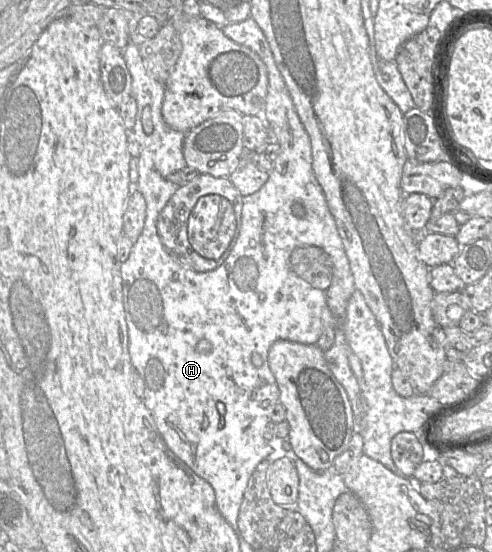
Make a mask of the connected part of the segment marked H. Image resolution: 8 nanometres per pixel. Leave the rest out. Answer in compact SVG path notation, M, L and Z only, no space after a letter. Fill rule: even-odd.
M249 17L248 19L242 21L242 22L238 22L238 23L228 23L227 25L225 26L220 26L220 28L222 28L222 31L223 33L228 37L230 38L232 41L240 44L240 45L244 45L248 48L250 48L251 50L253 50L256 54L258 54L258 56L262 59L262 61L265 63L266 65L266 68L267 68L267 72L268 72L268 92L267 92L267 96L266 96L266 101L265 101L265 107L264 107L264 111L263 111L263 118L267 124L267 126L269 127L269 139L268 139L268 143L269 142L277 142L280 146L280 150L279 150L279 154L277 156L277 158L274 160L273 162L273 167L271 169L271 171L269 172L269 178L267 180L267 182L255 193L253 194L250 194L250 195L247 195L247 196L244 196L242 198L242 212L241 212L241 228L240 228L240 232L239 232L239 235L238 235L238 238L234 244L234 247L232 248L230 254L228 255L228 257L225 259L225 261L220 265L218 266L216 269L214 270L211 270L211 271L207 271L207 272L197 272L183 264L180 264L178 261L176 261L167 251L166 249L164 248L161 240L160 240L160 237L158 235L158 231L157 231L157 220L158 220L158 217L159 217L159 214L161 213L163 207L156 207L155 205L155 200L154 200L154 207L155 207L155 216L154 216L154 220L153 220L153 228L152 229L152 217L149 217L149 213L147 213L147 209L149 209L149 202L148 200L145 200L146 201L146 218L145 218L145 223L144 223L144 226L143 226L143 230L142 230L142 233L140 234L140 236L138 237L138 239L134 242L133 244L133 247L130 251L130 255L129 255L129 258L121 264L121 277L122 277L122 296L123 296L123 307L124 307L124 315L125 315L125 321L126 321L126 325L127 325L127 333L128 333L128 352L129 352L129 356L130 356L130 360L131 360L131 363L132 363L132 366L133 366L133 369L135 369L141 376L141 378L143 379L144 383L145 383L145 391L144 391L144 395L143 395L143 403L145 404L145 406L147 407L147 409L150 411L150 413L152 414L154 420L155 420L155 423L157 425L157 428L158 430L160 431L161 433L161 436L163 438L163 441L166 445L166 447L168 448L168 450L175 456L177 457L179 460L181 460L183 463L185 463L194 473L196 473L199 477L201 477L202 479L204 479L206 482L208 482L211 487L213 488L214 492L215 492L215 498L216 498L216 506L217 506L217 509L218 511L220 512L220 514L223 516L223 518L229 523L229 525L233 528L234 532L236 533L237 536L241 536L240 534L240 531L239 531L239 528L238 528L238 515L239 515L239 510L240 510L240 506L241 506L241 503L242 503L242 500L243 500L243 497L244 497L244 492L246 490L246 487L247 487L247 484L248 484L248 481L249 481L249 478L250 476L252 475L253 471L255 470L255 468L257 467L257 465L264 459L266 459L268 457L268 455L273 451L273 449L271 448L271 446L269 446L268 442L264 439L263 437L263 432L265 430L265 427L267 425L267 423L270 420L270 416L271 416L271 413L272 413L272 410L274 408L274 406L279 403L279 397L280 397L280 392L279 392L279 388L277 386L277 382L275 380L275 377L274 375L272 374L271 370L270 370L270 367L269 367L269 364L268 364L268 352L269 352L269 349L270 347L272 346L272 344L274 342L276 342L277 340L287 340L287 341L291 341L291 342L296 342L296 343L300 343L300 344L306 344L306 345L314 345L317 343L321 333L322 333L322 329L324 328L325 325L332 325L334 324L334 332L336 330L336 319L333 317L333 316L330 316L331 315L331 312L329 311L329 308L327 306L327 303L326 303L326 295L312 295L310 294L311 292L311 288L313 289L316 289L316 288L319 288L319 289L316 289L316 291L325 291L329 288L330 284L331 284L331 281L332 281L332 264L336 264L336 263L340 263L340 267L342 267L342 270L343 270L343 265L345 267L345 271L349 270L349 273L352 275L352 272L351 272L351 269L350 269L350 265L349 265L349 261L348 261L348 258L346 256L346 253L344 251L344 248L343 248L343 243L342 243L342 240L339 236L339 233L338 233L338 230L337 230L337 226L336 226L336 222L334 220L334 217L332 216L330 210L329 210L329 207L328 207L328 204L326 202L326 198L325 198L325 195L324 195L324 192L320 186L320 184L318 183L316 177L315 177L315 174L313 172L313 169L312 169L312 149L311 149L311 144L310 144L310 139L309 139L309 136L296 112L296 109L294 107L294 104L293 104L293 101L292 101L292 98L291 98L291 95L287 89L287 86L284 82L284 79L282 78L282 75L280 74L276 64L275 64L275 61L274 61L274 57L273 57L273 54L272 54L272 51L270 49L270 46L269 46L269 43L263 33L263 31L261 30L261 28L258 26L258 24L256 23L256 21ZM295 202L298 202L300 204L302 204L304 207L305 207L305 216L304 217L296 217L293 215L292 213L292 205L295 203ZM253 353L257 353L261 359L261 364L259 366L255 366L253 365L252 361L251 361L251 357L252 357L252 354Z

